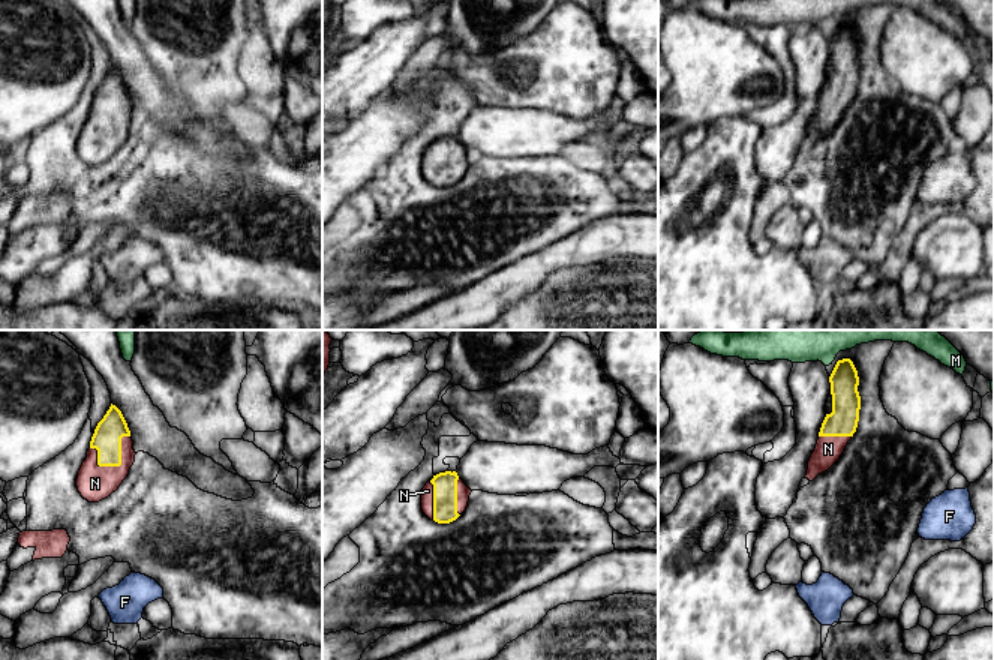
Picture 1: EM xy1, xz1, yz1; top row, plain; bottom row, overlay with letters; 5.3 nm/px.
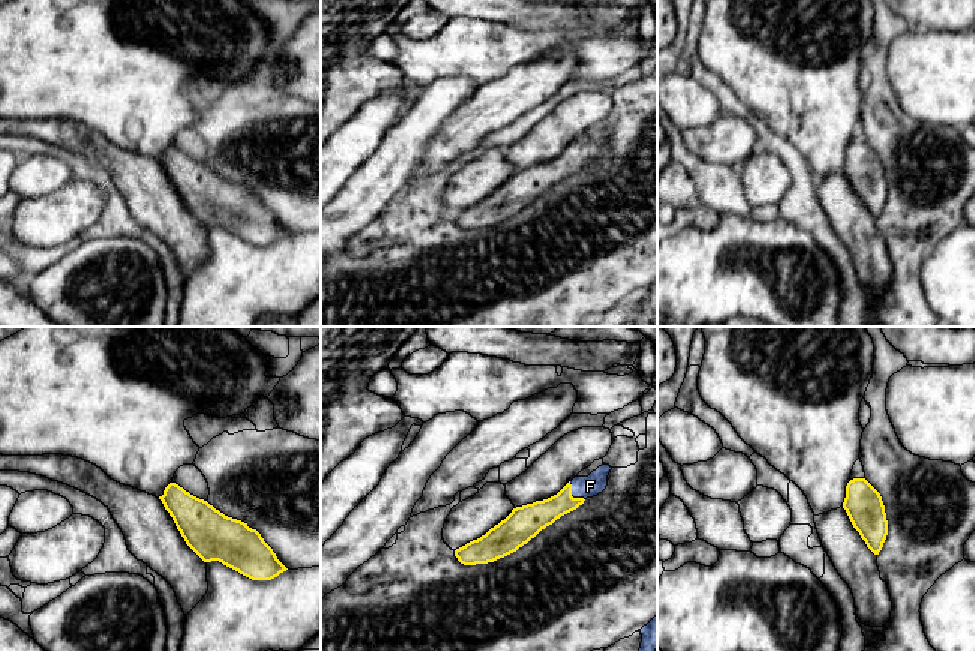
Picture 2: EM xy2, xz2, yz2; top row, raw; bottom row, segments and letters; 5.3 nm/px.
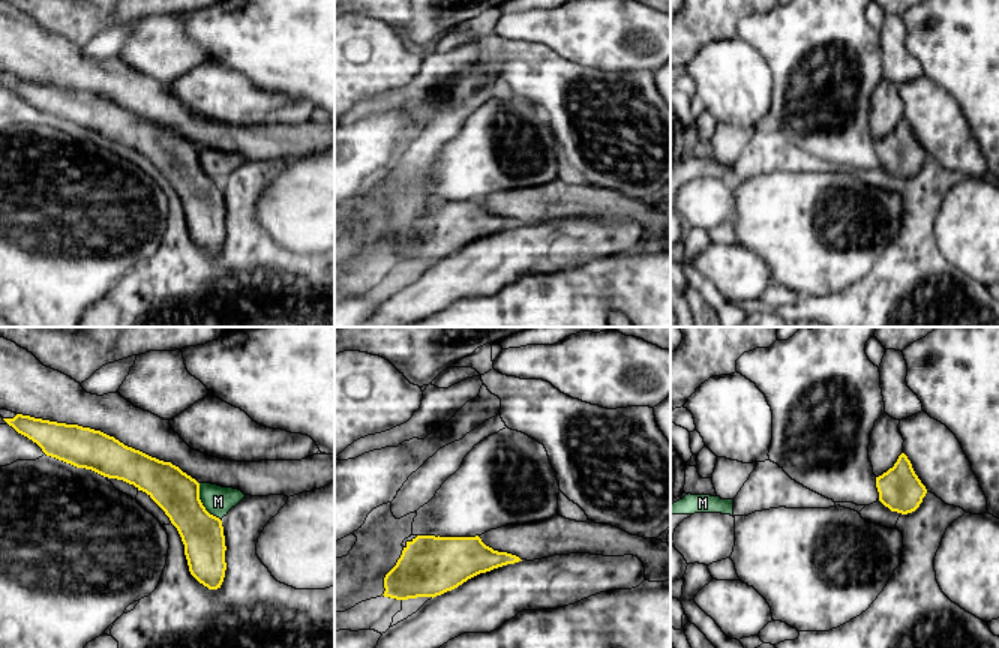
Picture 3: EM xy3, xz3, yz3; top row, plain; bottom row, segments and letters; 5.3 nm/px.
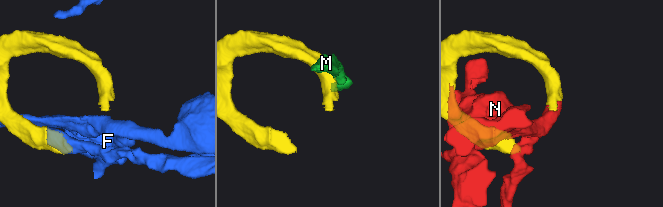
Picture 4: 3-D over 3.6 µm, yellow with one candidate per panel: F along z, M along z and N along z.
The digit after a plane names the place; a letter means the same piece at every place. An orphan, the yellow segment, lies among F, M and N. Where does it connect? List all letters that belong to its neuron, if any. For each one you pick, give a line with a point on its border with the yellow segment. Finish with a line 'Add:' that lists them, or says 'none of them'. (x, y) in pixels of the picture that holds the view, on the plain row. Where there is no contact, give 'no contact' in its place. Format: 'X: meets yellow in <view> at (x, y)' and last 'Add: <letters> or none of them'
F: meets yellow in xz2 at (570, 159)
N: meets yellow in xy1 at (120, 123)
Add: F, N

